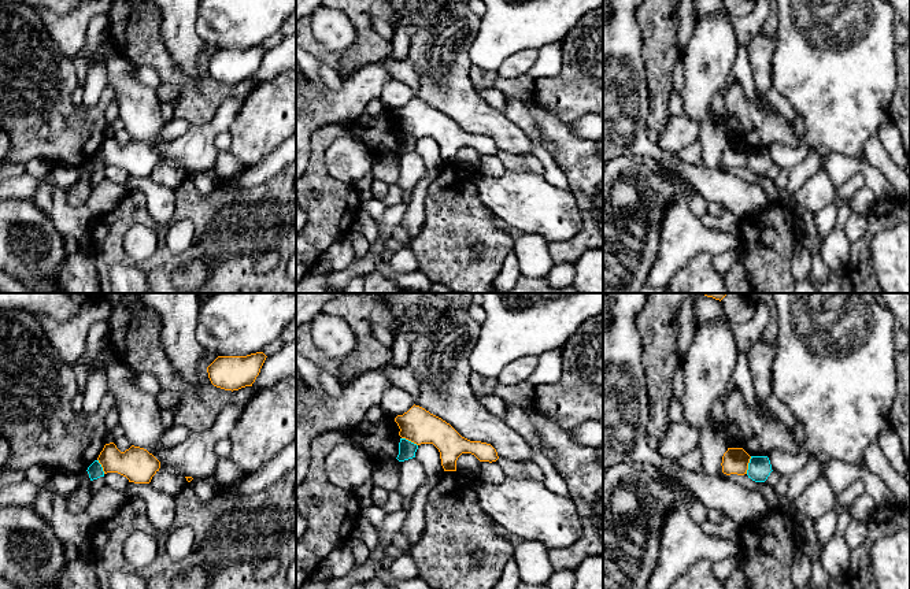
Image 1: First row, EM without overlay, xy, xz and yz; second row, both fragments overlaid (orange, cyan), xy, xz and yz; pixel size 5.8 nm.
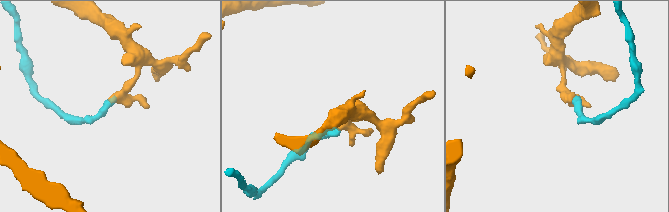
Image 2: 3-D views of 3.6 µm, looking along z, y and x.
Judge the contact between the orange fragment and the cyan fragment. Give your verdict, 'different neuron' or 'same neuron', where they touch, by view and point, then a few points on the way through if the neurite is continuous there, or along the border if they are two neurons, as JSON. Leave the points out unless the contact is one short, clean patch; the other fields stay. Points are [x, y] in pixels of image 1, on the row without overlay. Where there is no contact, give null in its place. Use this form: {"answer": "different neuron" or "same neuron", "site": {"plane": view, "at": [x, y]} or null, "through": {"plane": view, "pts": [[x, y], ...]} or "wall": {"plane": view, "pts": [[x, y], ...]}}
{"answer": "different neuron", "site": {"plane": "yz", "at": [747, 158]}, "wall": {"plane": "yz", "pts": [[751, 149], [746, 166]]}}

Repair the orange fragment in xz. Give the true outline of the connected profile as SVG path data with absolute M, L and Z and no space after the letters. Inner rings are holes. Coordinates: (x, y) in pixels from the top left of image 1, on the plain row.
M413 99L395 111L399 129L417 138L433 137L441 152L444 164L456 164L456 153L462 147L471 147L480 155L496 155L496 142L487 136L470 134L462 130L450 116L419 99Z

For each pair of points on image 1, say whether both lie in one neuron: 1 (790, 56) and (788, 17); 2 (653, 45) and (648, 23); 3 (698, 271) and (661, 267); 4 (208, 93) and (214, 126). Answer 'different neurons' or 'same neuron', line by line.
1: same neuron
2: same neuron
3: different neurons
4: different neurons

